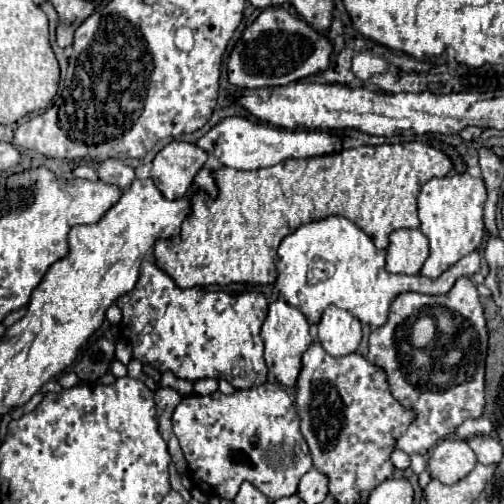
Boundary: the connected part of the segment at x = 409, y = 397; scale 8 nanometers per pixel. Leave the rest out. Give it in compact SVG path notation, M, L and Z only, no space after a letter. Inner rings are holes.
M459 278L455 286L441 296L405 292L393 300L389 320L377 330L371 330L369 354L365 358L383 368L395 400L415 414L415 420L395 442L395 448L407 454L425 456L439 440L453 434L463 420L479 418L483 414L485 354L487 328L483 306L477 288L469 278ZM423 314L431 314L437 320L437 328L433 342L427 348L417 350L409 344L409 336L415 320Z

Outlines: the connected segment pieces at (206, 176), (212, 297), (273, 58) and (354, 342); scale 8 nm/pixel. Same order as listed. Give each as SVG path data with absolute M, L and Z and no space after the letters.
M203 168L203 170L195 176L195 182L193 182L191 192L199 190L199 188L203 188L205 192L209 192L211 196L217 196L217 188L215 188L215 182L213 182L213 178L211 178L211 170L205 170L205 168Z
M147 252L147 256L141 262L141 274L137 286L131 292L123 294L117 300L117 306L123 314L121 320L123 336L135 350L135 358L139 362L149 364L159 372L171 370L177 378L189 382L197 382L203 378L217 378L217 380L223 378L229 384L233 384L237 390L265 384L267 366L263 360L263 340L259 334L267 314L267 300L263 294L247 292L235 296L228 292L207 292L199 286L181 290L171 280L171 276L157 266L153 252Z
M265 8L243 32L229 56L229 82L241 88L285 86L329 66L333 42L305 20L291 16L285 8Z
M329 306L317 324L317 336L331 356L347 356L357 350L363 336L363 326L347 310Z

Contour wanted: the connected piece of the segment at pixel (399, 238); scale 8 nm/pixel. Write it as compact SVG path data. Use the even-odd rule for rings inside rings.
M395 230L389 236L387 272L419 274L429 256L429 240L421 230Z

